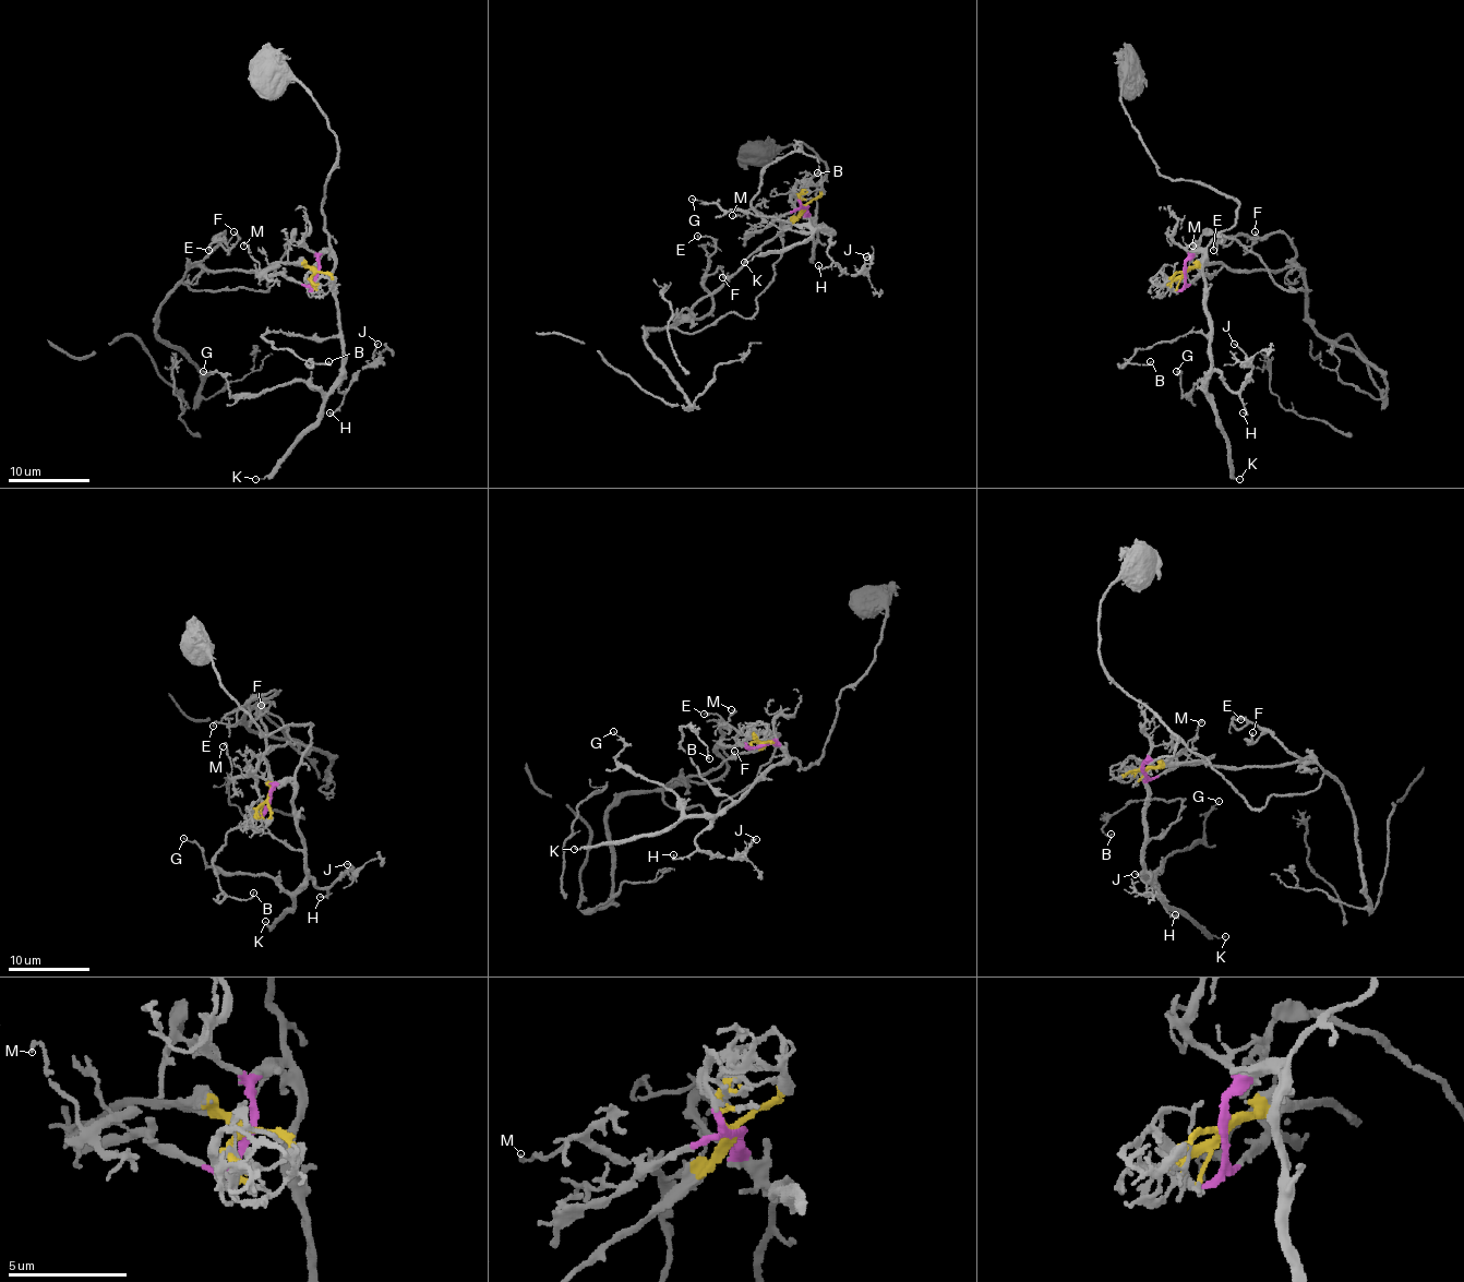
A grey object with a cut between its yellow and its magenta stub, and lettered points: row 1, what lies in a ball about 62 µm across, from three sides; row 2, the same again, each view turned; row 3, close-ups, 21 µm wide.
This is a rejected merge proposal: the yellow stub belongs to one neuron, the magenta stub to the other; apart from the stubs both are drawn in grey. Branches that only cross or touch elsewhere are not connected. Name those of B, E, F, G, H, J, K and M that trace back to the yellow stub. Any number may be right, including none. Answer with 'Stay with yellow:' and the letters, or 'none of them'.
Stay with yellow: E, F

